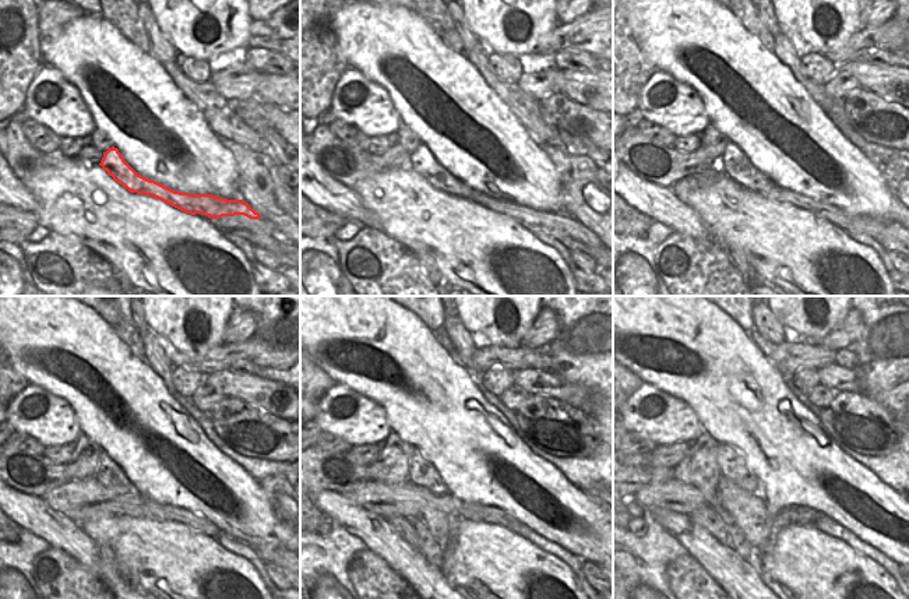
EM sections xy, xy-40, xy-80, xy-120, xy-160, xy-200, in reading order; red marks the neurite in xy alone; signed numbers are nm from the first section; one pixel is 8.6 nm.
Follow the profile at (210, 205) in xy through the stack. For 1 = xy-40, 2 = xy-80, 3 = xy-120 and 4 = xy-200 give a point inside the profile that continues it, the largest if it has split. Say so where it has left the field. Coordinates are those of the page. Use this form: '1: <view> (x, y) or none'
1: xy-40 (422, 161)
2: xy-80 (733, 162)
3: xy-120 (109, 474)
4: xy-200 (732, 462)

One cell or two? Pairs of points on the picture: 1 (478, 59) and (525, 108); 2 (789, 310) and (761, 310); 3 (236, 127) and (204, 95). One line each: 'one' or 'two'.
1: one
2: two
3: one

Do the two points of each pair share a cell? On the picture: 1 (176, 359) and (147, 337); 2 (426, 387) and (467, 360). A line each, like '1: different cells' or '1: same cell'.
1: different cells
2: different cells

